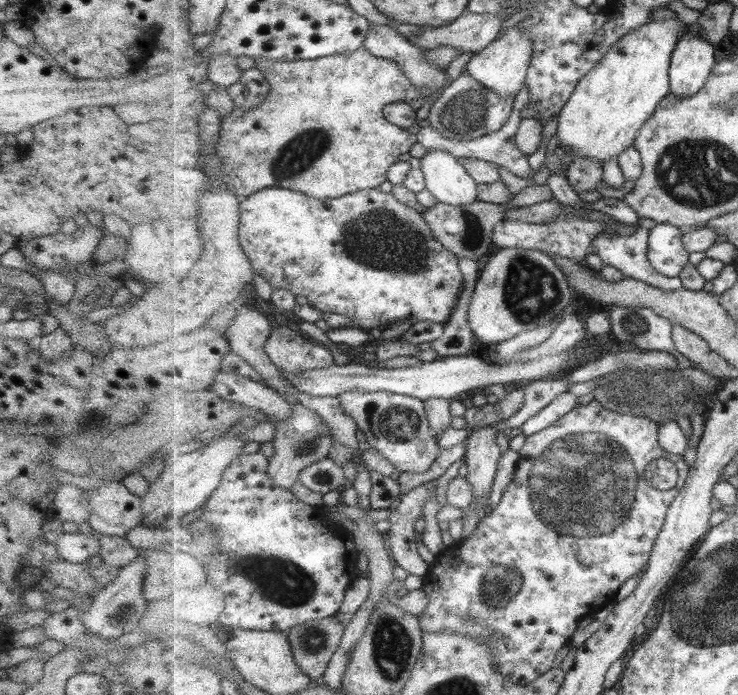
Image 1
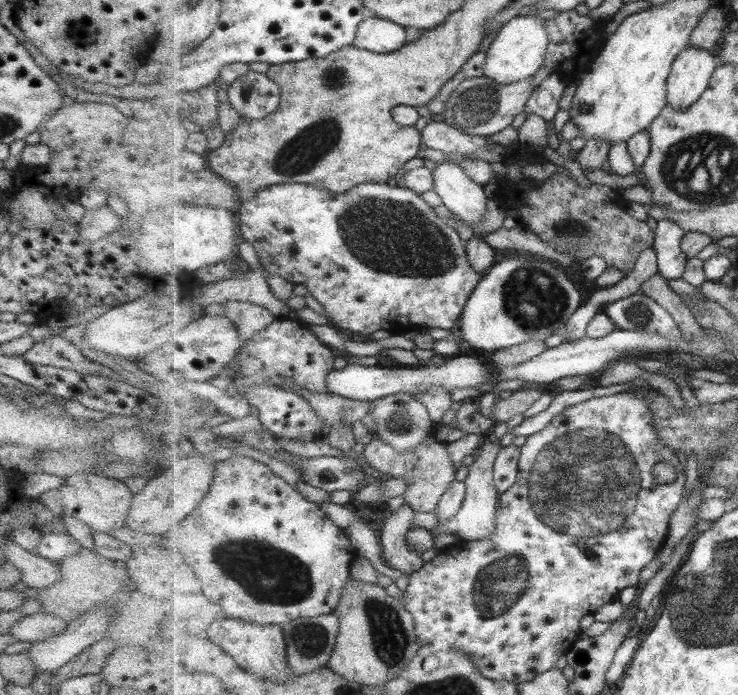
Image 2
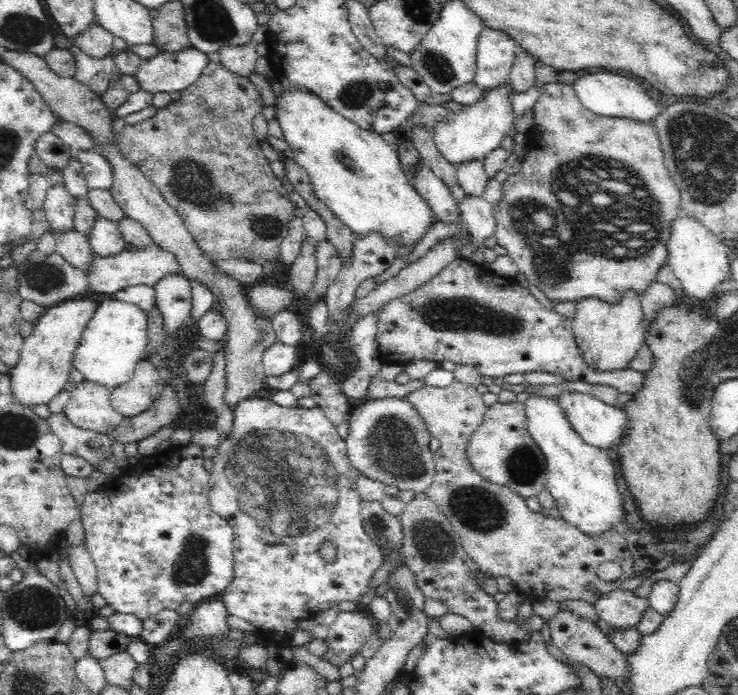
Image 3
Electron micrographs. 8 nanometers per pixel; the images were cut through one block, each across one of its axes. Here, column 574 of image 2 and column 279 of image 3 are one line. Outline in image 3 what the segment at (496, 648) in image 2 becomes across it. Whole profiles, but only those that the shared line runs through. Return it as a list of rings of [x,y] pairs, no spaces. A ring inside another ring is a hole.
[[[253,397],[240,402],[233,410],[233,429],[225,438],[222,444],[216,447],[216,454],[212,458],[214,466],[210,471],[210,492],[208,498],[212,506],[212,511],[220,515],[232,527],[233,530],[233,577],[230,584],[222,591],[222,600],[226,605],[227,614],[233,614],[243,618],[257,629],[257,633],[266,637],[268,644],[288,644],[288,636],[298,630],[300,620],[314,620],[318,612],[324,612],[328,608],[336,607],[340,602],[346,600],[354,603],[368,594],[370,580],[374,572],[379,570],[385,561],[385,554],[377,541],[370,537],[365,531],[361,517],[361,496],[357,491],[357,480],[361,473],[353,468],[347,453],[346,441],[338,435],[338,430],[326,413],[318,406],[310,409],[282,408],[269,399]],[[323,542],[332,542],[336,545],[336,559],[328,563],[320,555],[318,547]]]

